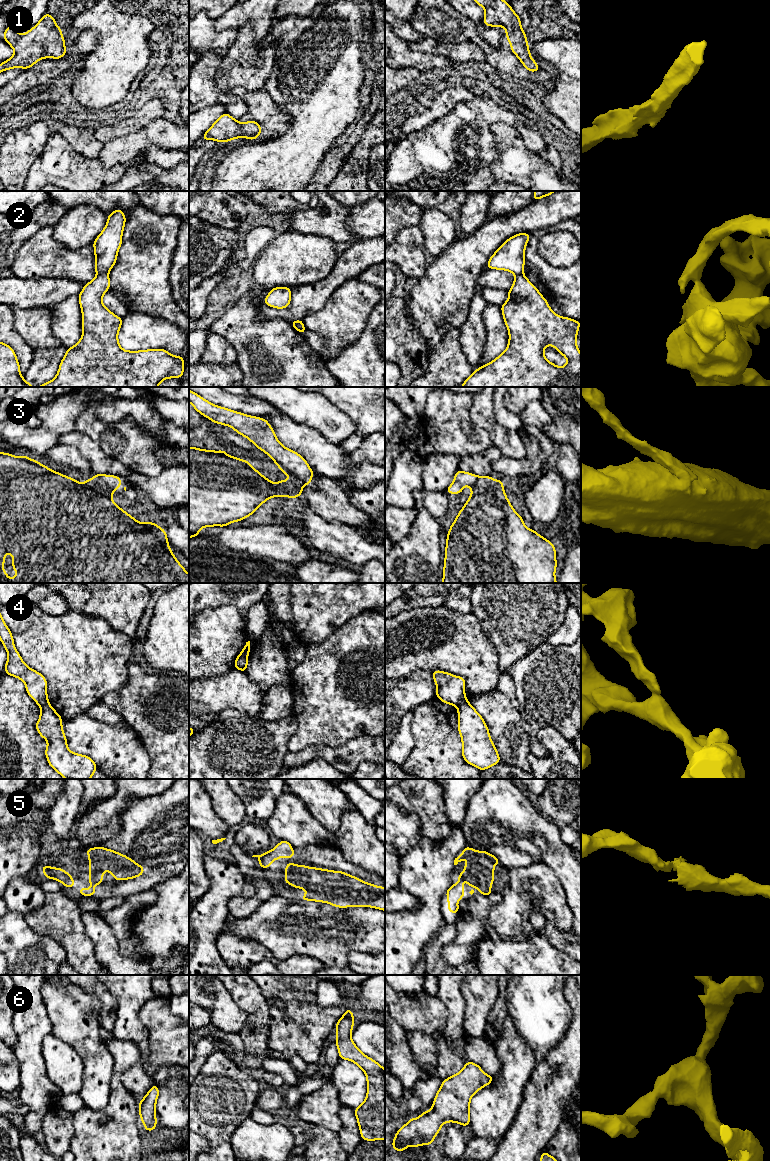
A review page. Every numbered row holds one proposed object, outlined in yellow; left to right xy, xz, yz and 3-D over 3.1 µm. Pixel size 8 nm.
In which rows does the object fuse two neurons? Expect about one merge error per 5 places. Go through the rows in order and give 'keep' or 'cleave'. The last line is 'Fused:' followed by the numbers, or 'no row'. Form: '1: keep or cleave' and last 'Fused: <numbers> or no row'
1: keep
2: cleave
3: keep
4: cleave
5: keep
6: keep
Fused: 2, 4

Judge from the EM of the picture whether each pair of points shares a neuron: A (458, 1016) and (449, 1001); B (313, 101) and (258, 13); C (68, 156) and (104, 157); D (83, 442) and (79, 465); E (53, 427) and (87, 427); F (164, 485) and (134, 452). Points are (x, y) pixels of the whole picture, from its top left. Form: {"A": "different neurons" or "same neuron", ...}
{"A": "same neuron", "B": "different neurons", "C": "different neurons", "D": "different neurons", "E": "different neurons", "F": "different neurons"}

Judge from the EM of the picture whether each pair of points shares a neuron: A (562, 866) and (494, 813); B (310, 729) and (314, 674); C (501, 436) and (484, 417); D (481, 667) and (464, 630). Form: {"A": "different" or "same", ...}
{"A": "same", "B": "same", "C": "same", "D": "same"}

